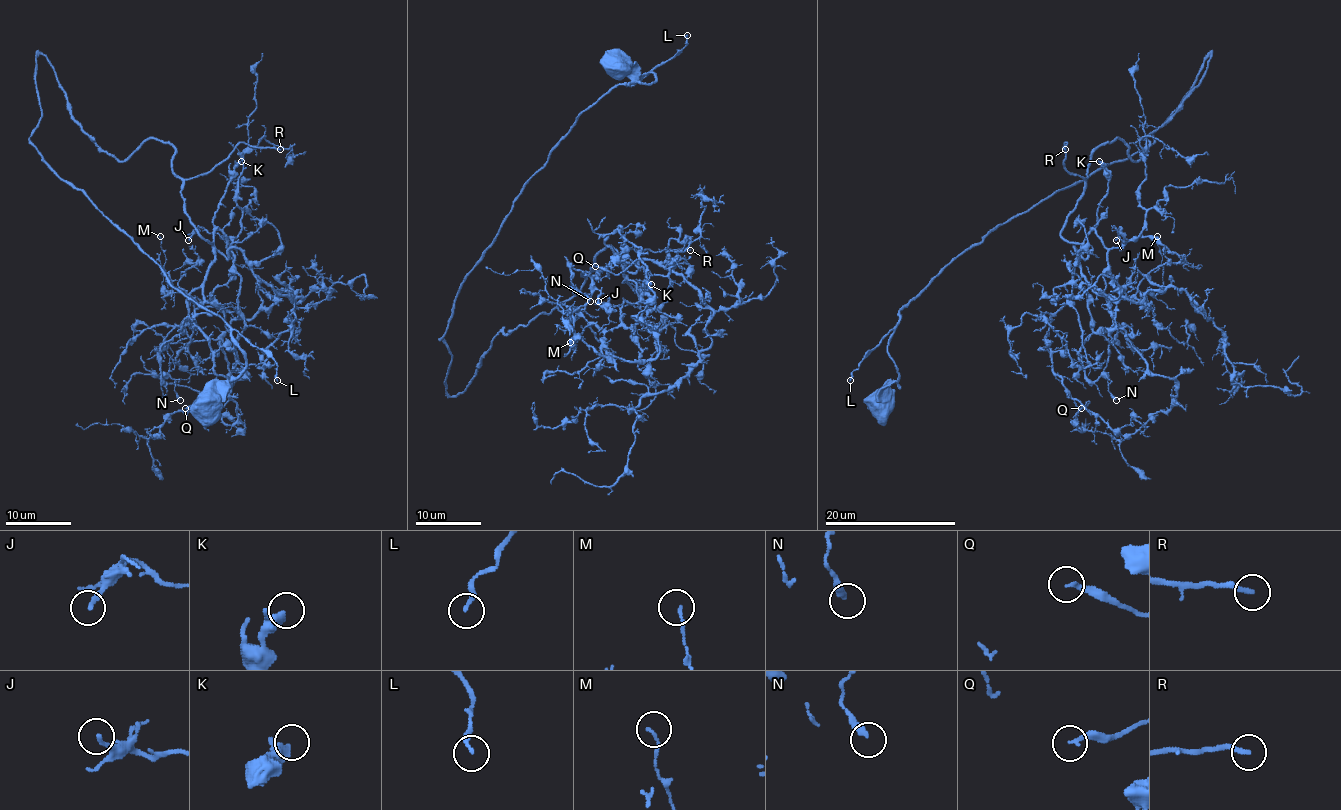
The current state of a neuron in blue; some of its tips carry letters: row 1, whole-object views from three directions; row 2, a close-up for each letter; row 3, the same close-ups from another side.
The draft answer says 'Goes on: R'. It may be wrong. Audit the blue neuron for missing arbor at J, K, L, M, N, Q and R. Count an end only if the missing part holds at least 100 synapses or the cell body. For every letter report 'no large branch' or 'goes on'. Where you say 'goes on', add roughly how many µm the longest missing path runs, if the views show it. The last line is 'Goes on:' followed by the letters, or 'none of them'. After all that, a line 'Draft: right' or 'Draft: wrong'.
J: no large branch
K: no large branch
L: no large branch
M: no large branch
N: no large branch
Q: no large branch
R: goes on; about 50 µm are missing
Goes on: R
Draft: right

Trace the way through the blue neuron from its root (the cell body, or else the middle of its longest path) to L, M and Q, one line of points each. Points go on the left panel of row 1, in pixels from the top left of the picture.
L: (205, 400), (206, 392), (227, 384), (246, 366), (234, 330), (275, 362), (277, 380)
M: (205, 400), (246, 356), (29, 141), (41, 54), (105, 151), (173, 148), (231, 277), (165, 295), (160, 236)
Q: (205, 400), (246, 356), (29, 141), (41, 54), (105, 151), (175, 151), (231, 384), (185, 408)

